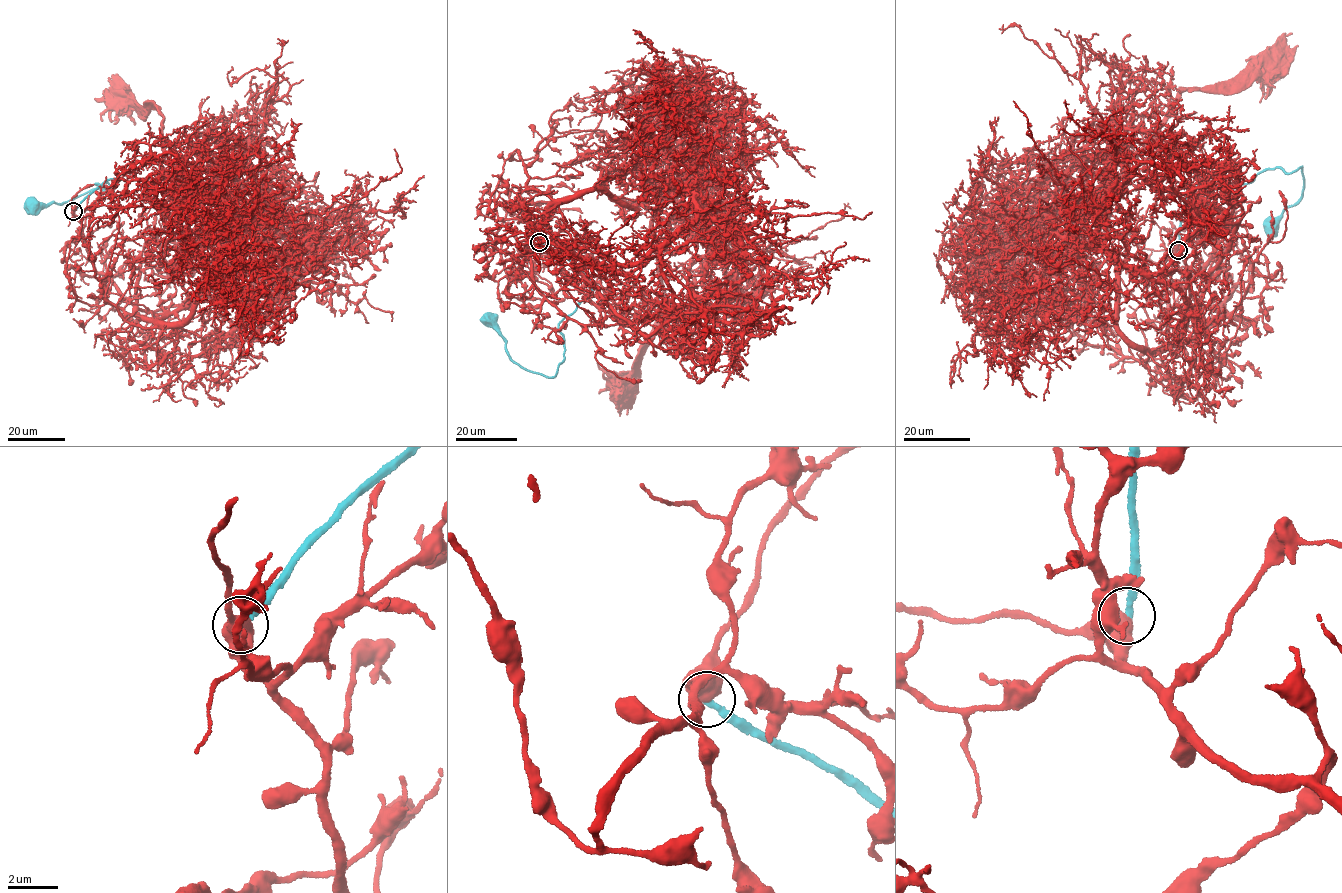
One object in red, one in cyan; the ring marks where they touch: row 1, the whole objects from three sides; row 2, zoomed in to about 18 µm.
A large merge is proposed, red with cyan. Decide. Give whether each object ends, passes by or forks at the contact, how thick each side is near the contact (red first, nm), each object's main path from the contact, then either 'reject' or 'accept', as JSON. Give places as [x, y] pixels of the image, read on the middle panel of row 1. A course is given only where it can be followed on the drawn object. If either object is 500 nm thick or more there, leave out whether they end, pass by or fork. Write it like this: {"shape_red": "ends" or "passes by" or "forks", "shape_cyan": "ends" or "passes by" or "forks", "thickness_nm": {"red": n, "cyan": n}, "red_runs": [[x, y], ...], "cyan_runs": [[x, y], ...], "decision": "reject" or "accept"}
{"thickness_nm": {"red": 750, "cyan": 280}, "red_runs": [[538, 241], [561, 202], [600, 190], [629, 221], [628, 204], [657, 207], [669, 304], [624, 386]], "cyan_runs": [[539, 242], [591, 283], [591, 295], [559, 324], [564, 360], [556, 374], [542, 375], [512, 359], [490, 316]], "decision": "reject"}

